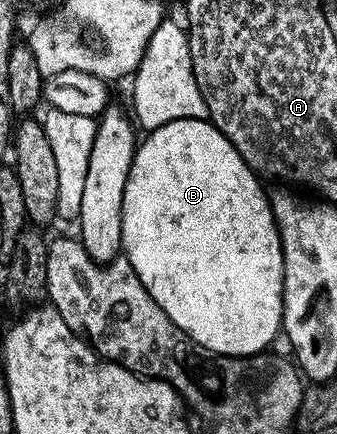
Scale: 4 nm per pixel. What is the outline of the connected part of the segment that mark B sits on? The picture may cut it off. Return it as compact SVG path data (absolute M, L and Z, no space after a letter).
M183 119L171 121L161 128L150 130L137 144L131 169L127 173L127 185L123 189L123 209L121 210L121 245L124 258L135 269L139 281L151 293L151 297L201 347L206 347L215 355L259 355L282 330L281 310L283 309L283 249L277 222L273 216L273 204L270 196L261 188L262 180L256 171L250 169L247 161L227 141L227 137L206 119Z

